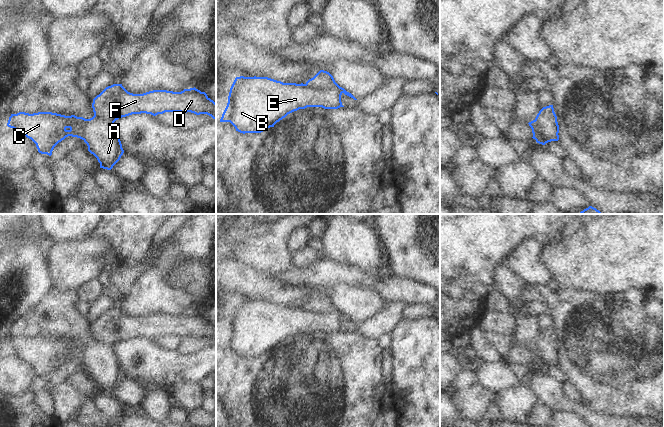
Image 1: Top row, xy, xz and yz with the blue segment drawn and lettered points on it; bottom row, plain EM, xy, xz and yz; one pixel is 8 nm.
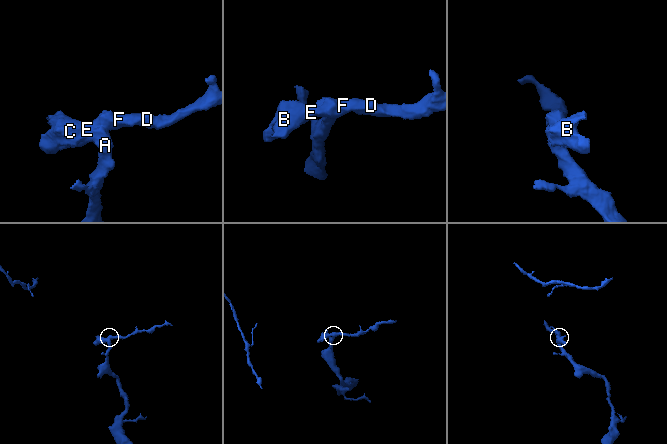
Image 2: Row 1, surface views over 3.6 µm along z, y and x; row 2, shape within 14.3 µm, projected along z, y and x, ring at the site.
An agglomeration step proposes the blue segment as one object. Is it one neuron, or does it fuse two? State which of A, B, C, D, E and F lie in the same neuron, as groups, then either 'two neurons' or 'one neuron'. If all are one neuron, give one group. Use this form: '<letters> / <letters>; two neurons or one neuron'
A / B C D E F; two neurons

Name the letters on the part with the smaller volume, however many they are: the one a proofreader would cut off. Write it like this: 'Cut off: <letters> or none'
Cut off: B, C, D, E, F.

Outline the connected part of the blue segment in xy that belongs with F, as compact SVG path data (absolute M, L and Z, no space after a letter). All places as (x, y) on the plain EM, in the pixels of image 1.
M113 308L93 323L92 332L94 341L110 346L132 338L156 340L165 336L207 338L216 343L216 327L195 311L181 316L153 314L133 318L122 308Z

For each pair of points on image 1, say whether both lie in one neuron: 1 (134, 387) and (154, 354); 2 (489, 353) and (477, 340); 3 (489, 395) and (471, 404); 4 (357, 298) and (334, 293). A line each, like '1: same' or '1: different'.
1: different
2: same
3: same
4: same

